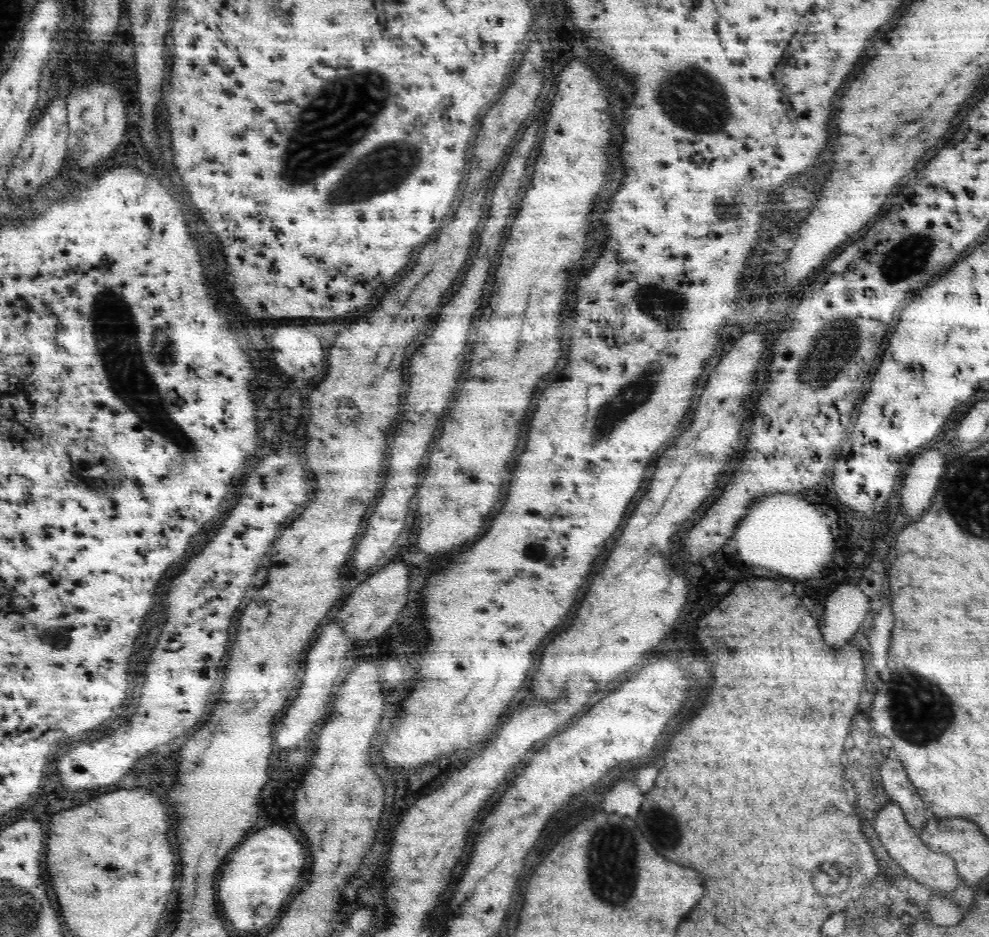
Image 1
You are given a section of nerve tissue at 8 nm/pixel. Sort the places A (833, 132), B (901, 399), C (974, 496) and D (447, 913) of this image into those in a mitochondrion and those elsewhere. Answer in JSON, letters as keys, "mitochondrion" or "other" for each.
{"A":"other","B":"other","C":"mitochondrion","D":"other"}

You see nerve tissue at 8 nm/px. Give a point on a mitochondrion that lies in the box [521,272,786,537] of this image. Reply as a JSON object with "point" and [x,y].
{"point":[628,399]}

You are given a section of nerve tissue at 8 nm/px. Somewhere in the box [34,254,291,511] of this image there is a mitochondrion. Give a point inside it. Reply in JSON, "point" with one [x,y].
{"point":[118,354]}

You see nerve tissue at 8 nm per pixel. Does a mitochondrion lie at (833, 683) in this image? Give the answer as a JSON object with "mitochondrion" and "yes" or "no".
{"mitochondrion":"no"}

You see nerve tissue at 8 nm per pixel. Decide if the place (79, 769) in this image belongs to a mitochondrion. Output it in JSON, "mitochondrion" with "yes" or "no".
{"mitochondrion":"no"}

